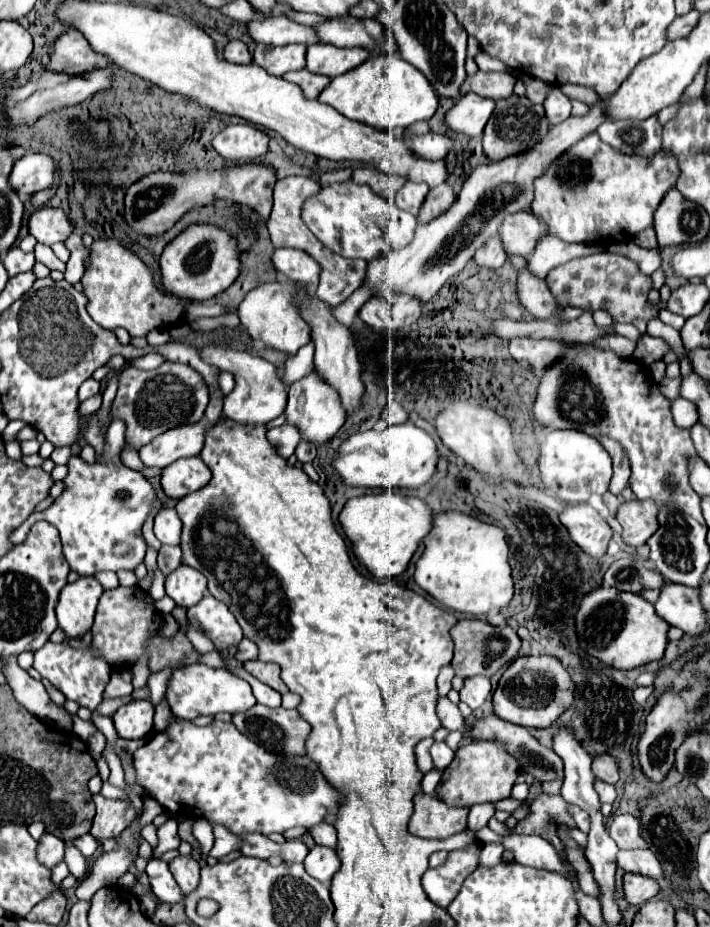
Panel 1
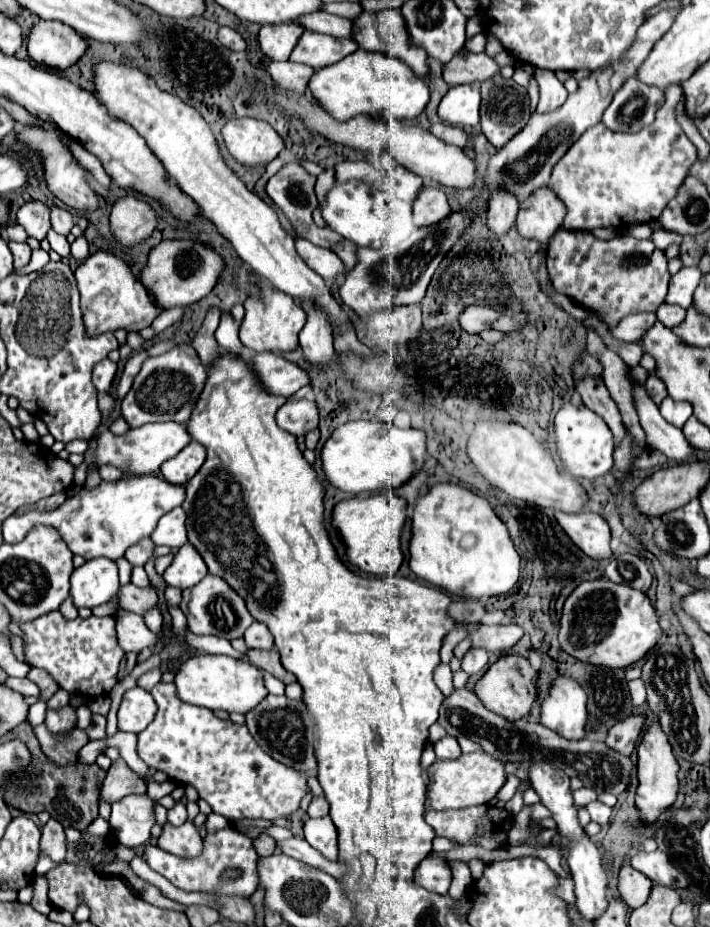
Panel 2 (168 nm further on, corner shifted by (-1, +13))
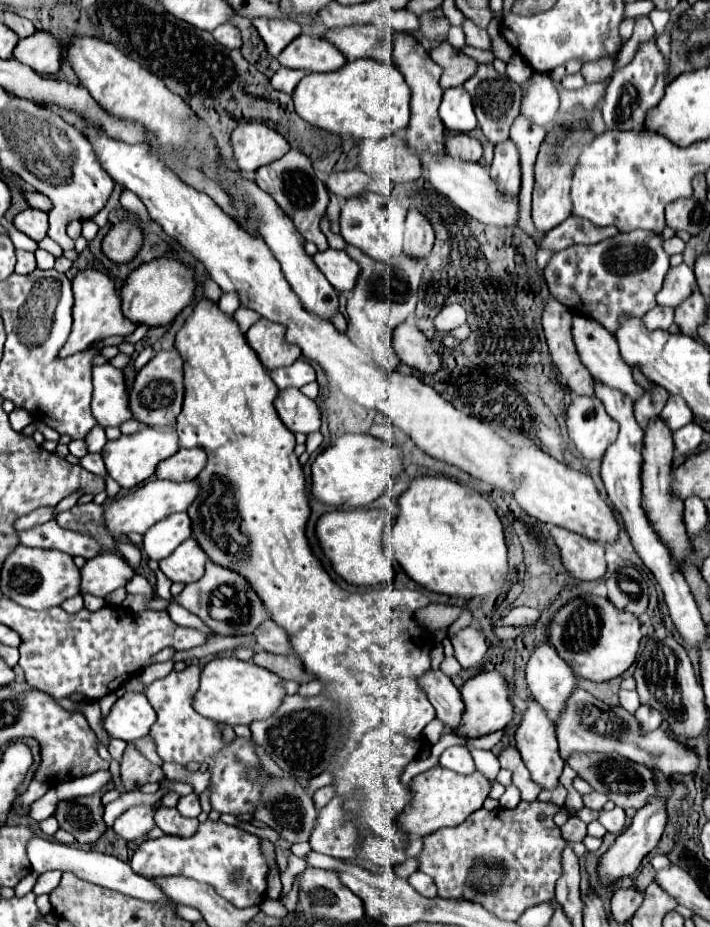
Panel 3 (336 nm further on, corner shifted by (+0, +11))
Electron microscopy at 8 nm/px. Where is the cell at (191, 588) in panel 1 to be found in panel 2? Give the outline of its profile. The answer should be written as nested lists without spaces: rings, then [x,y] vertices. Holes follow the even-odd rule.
[[[185,543],[173,557],[173,563],[165,569],[163,579],[167,581],[167,585],[183,591],[197,585],[197,581],[201,581],[205,575],[207,575],[205,561],[193,549],[191,543]]]

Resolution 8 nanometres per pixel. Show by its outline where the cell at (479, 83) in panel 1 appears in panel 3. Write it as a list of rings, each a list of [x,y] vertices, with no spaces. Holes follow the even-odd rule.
[[[438,43],[436,47],[430,49],[430,57],[434,63],[442,67],[442,77],[440,77],[440,87],[450,89],[458,87],[464,81],[468,81],[476,73],[476,61],[470,59],[464,53],[458,53],[450,43]]]

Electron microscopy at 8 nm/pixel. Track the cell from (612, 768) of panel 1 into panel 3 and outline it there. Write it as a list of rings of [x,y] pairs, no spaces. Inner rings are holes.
[[[640,705],[634,715],[636,715],[636,719],[640,721],[640,725],[642,725],[644,731],[652,731],[652,729],[658,729],[658,727],[662,725],[662,715],[660,715],[660,711],[656,711],[656,709],[648,707],[648,705]]]

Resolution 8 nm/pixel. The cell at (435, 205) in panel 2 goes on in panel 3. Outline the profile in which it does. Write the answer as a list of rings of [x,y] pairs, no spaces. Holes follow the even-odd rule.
[[[410,209],[406,217],[406,237],[404,237],[404,255],[412,255],[414,259],[424,259],[434,245],[434,231],[428,219],[418,211]]]

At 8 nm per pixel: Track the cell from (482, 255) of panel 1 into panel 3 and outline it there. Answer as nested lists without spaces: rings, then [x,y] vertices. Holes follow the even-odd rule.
[[[512,139],[498,143],[494,147],[494,161],[490,165],[490,175],[500,183],[506,195],[518,195],[520,191],[520,155]]]

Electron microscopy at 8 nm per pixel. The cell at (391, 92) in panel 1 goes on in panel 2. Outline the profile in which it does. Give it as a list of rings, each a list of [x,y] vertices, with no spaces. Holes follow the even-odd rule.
[[[357,49],[339,63],[315,71],[309,89],[313,97],[339,121],[347,121],[359,113],[387,121],[413,119],[425,111],[429,103],[429,85],[415,75],[409,65],[385,53],[371,53],[365,49]]]

